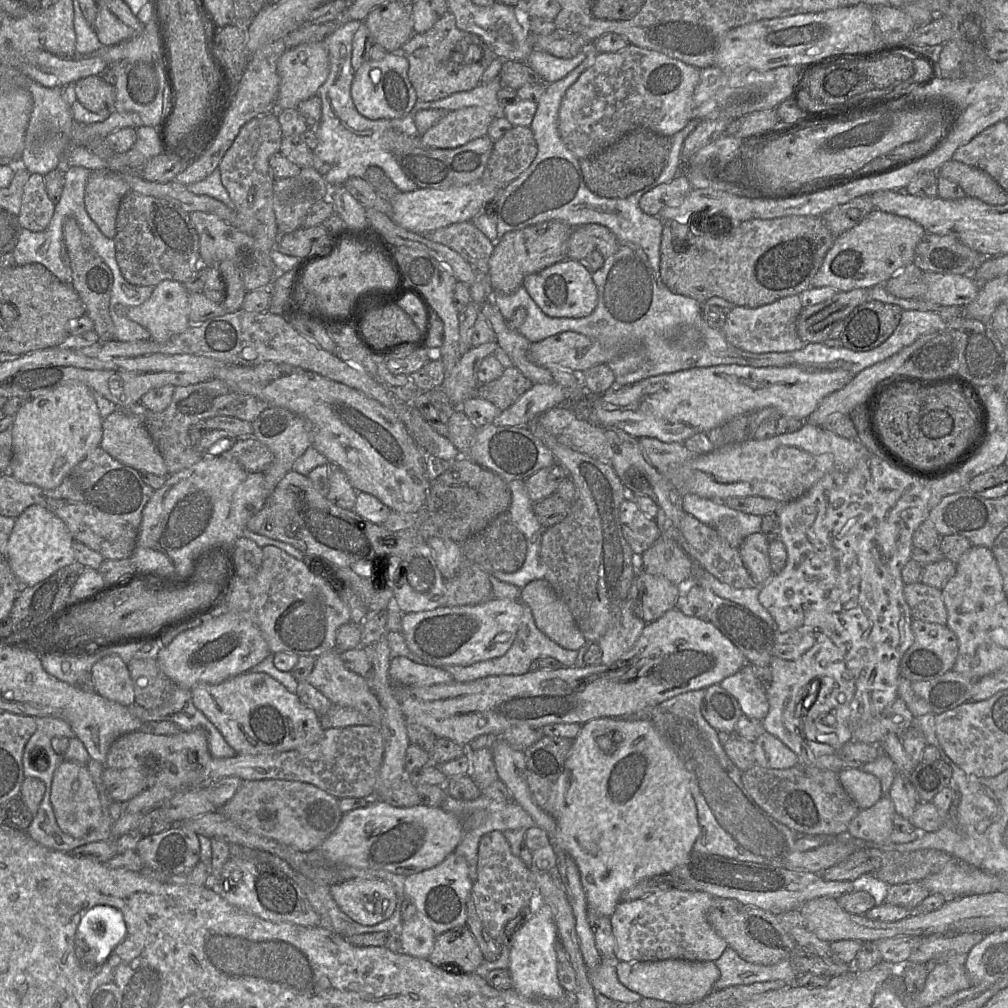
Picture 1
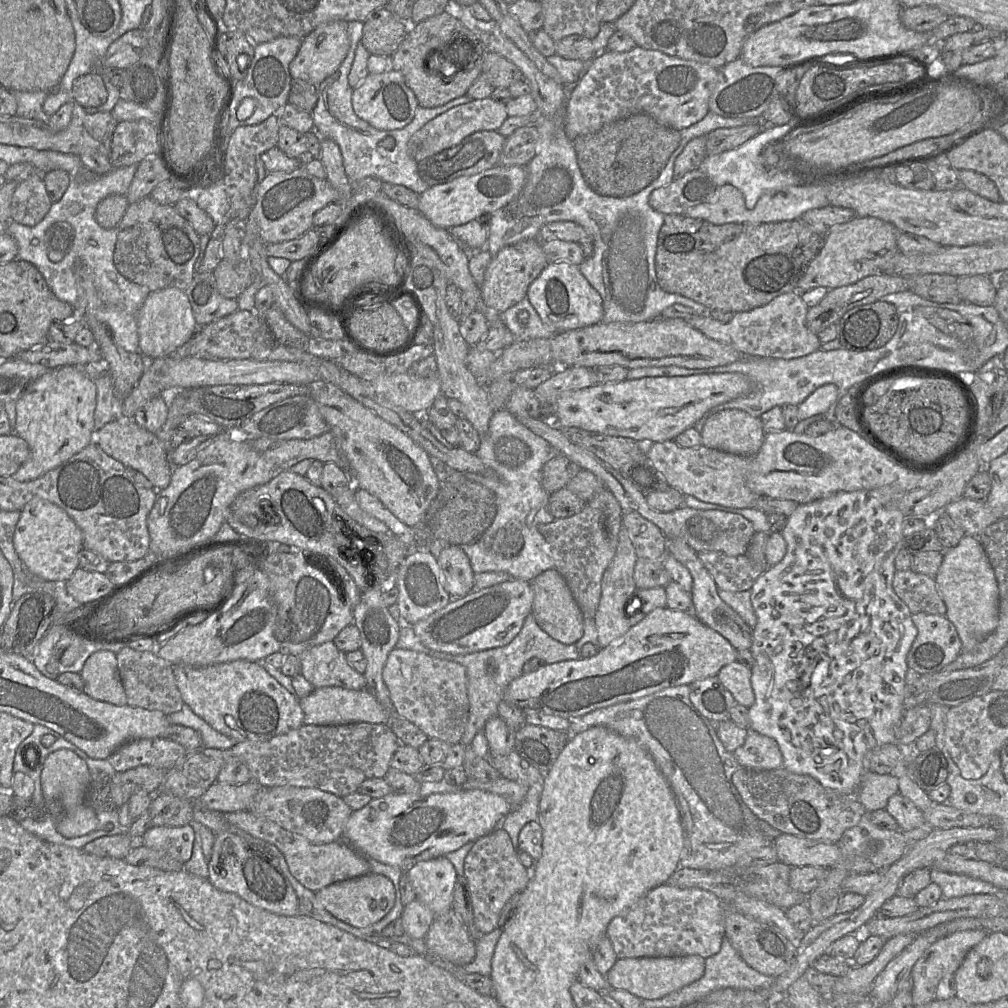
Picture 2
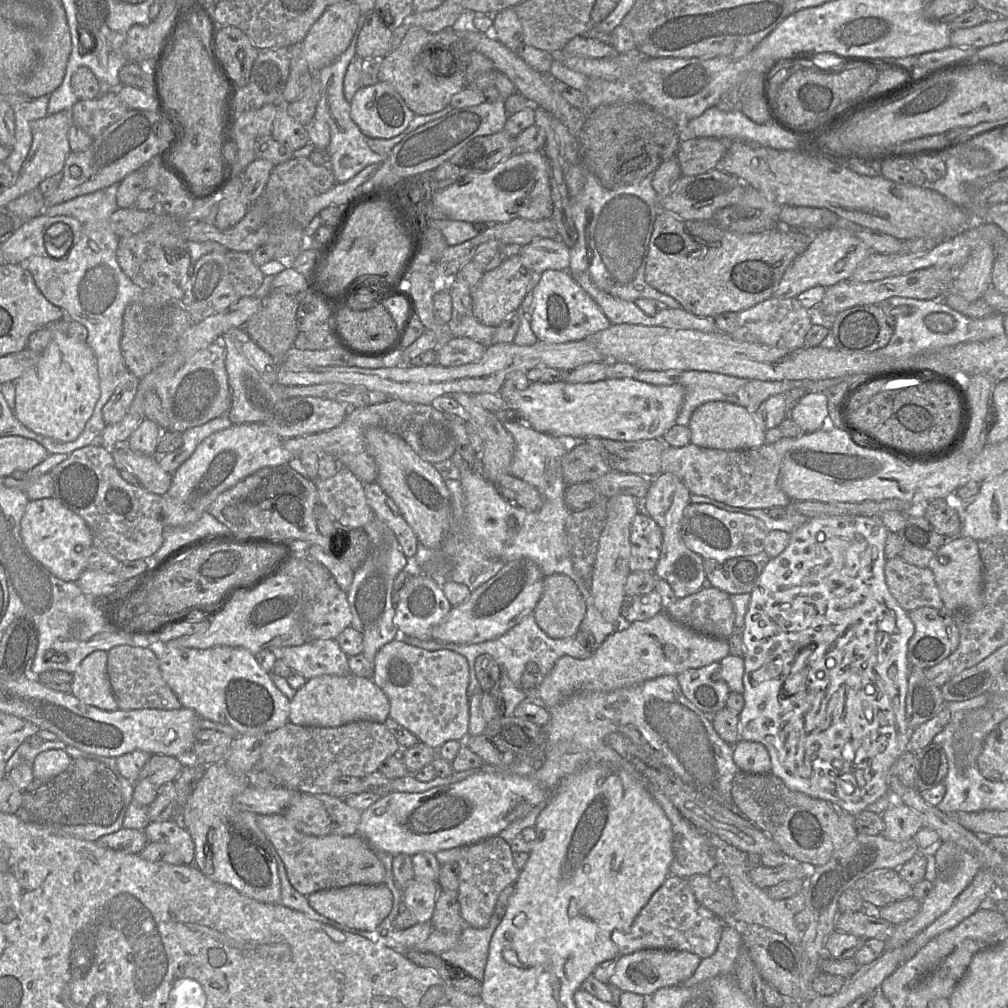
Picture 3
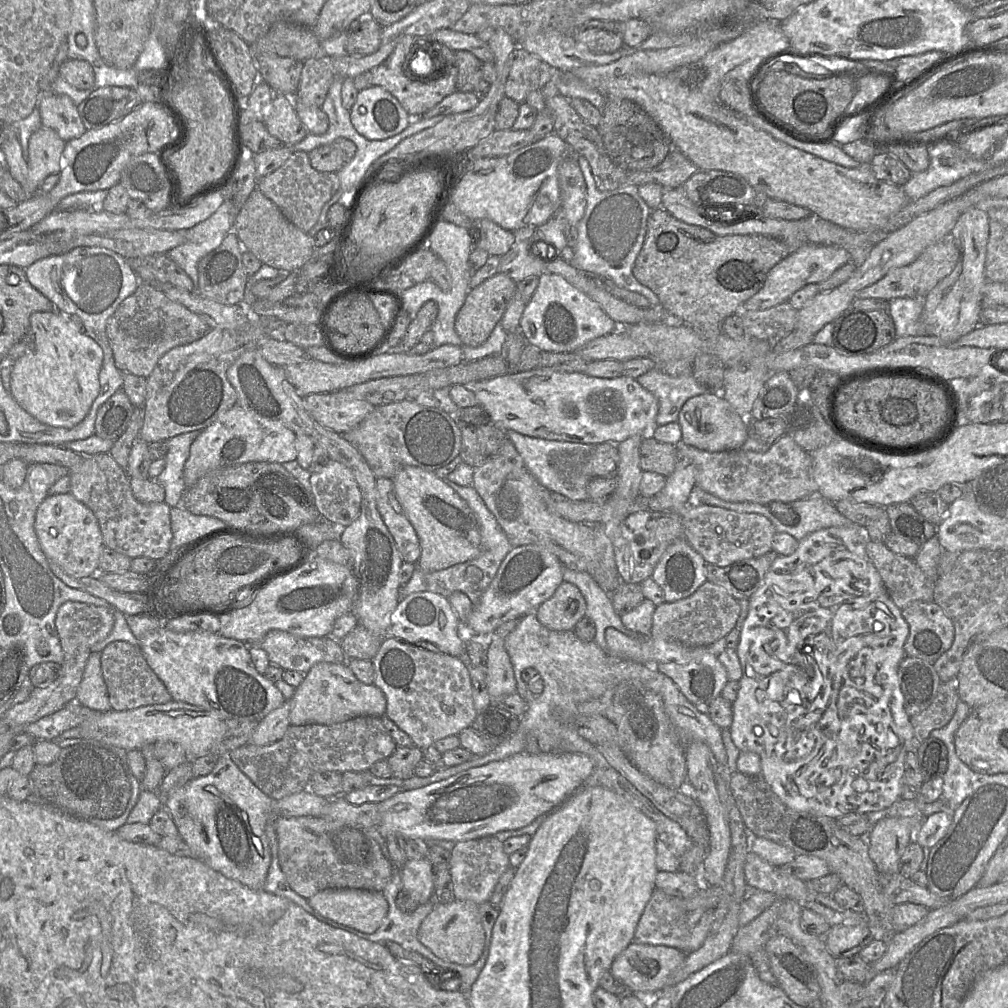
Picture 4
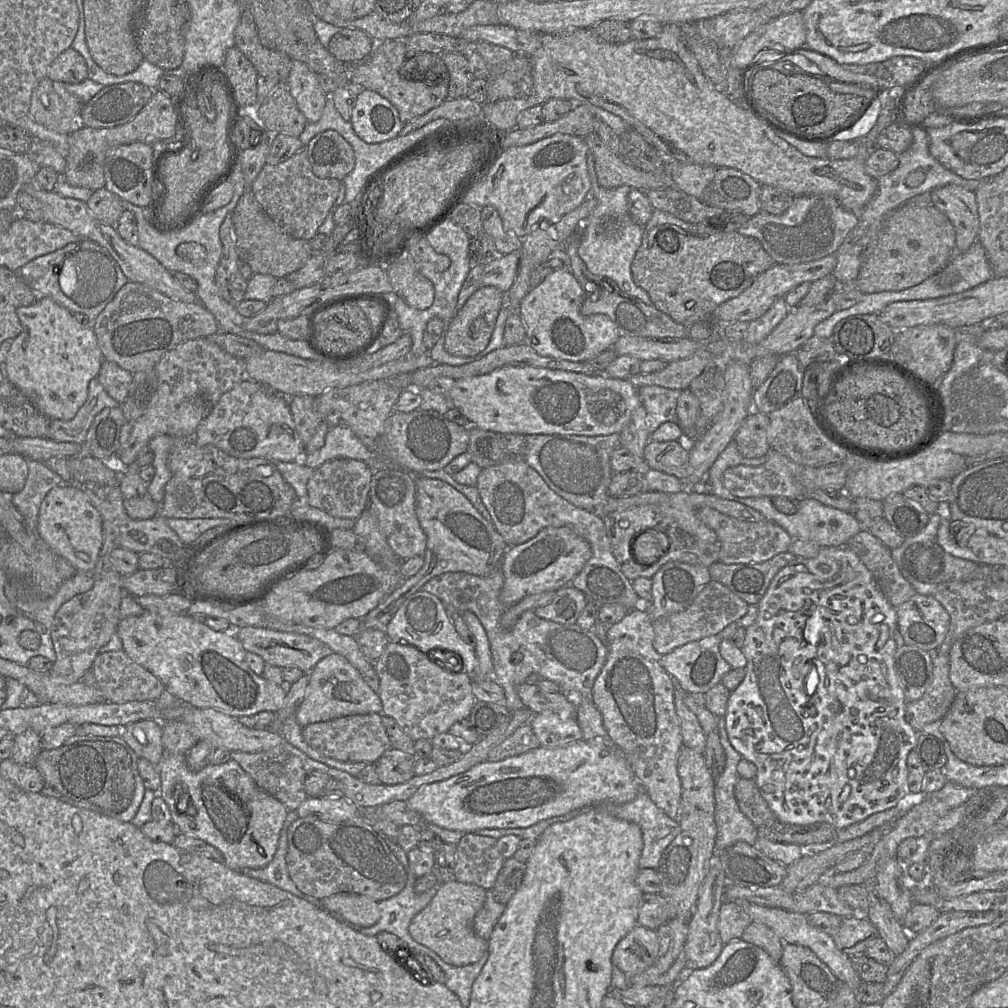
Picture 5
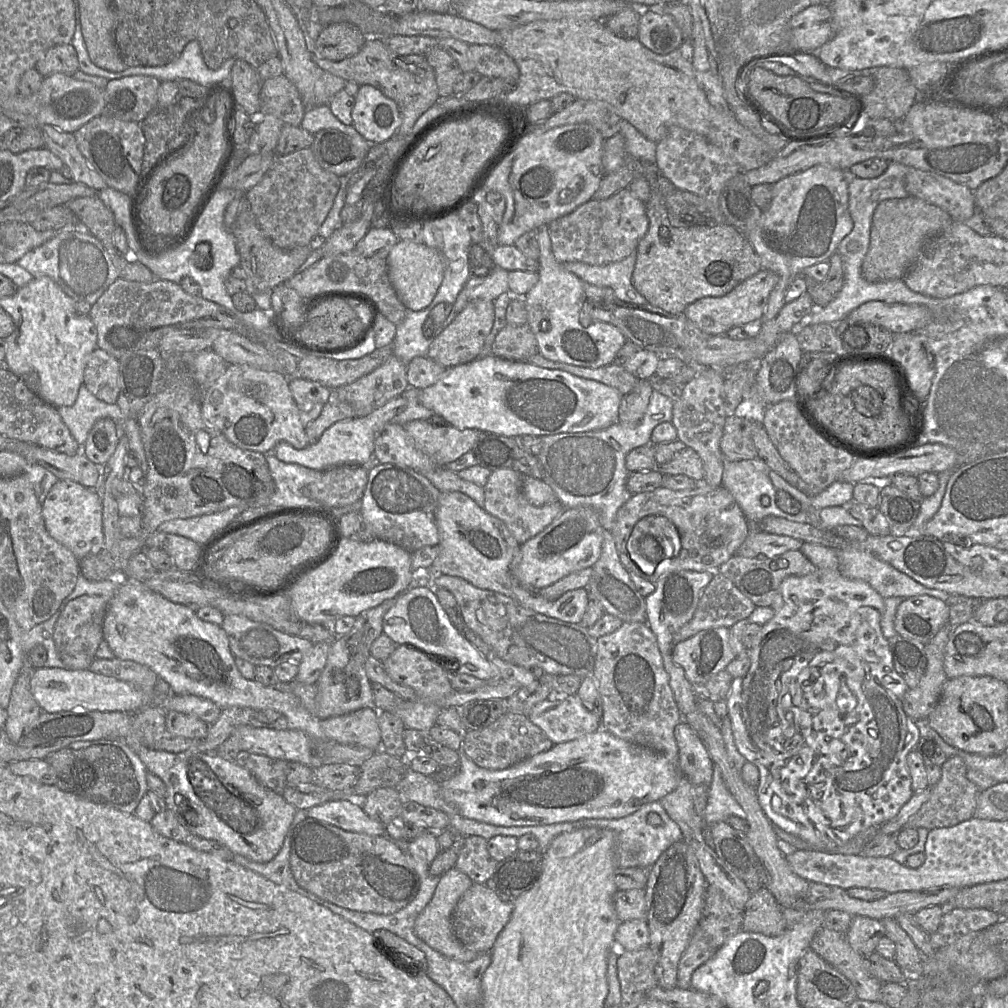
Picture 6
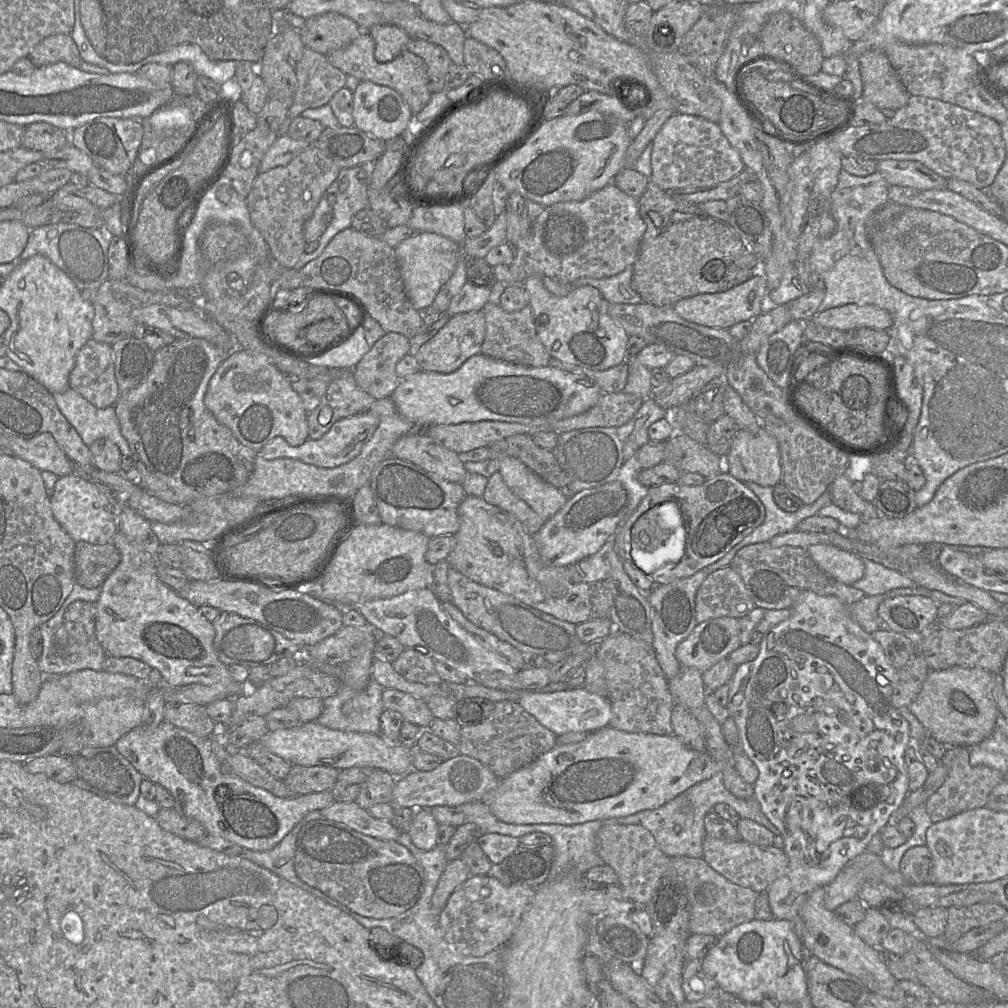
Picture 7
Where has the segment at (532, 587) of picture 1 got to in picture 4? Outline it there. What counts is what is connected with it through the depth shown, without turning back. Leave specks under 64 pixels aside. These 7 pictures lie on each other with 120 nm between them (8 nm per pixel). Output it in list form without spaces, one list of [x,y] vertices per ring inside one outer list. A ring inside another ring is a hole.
[[[563,581],[553,595],[541,603],[535,611],[538,621],[554,631],[569,631],[585,616],[586,602],[580,590]]]

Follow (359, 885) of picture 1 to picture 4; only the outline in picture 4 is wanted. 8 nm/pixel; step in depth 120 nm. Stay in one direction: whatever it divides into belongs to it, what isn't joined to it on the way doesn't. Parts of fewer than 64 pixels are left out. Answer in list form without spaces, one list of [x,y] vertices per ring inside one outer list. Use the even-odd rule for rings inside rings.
[[[324,889],[310,897],[308,904],[321,916],[364,933],[375,932],[388,911],[387,900],[381,891],[364,889]]]

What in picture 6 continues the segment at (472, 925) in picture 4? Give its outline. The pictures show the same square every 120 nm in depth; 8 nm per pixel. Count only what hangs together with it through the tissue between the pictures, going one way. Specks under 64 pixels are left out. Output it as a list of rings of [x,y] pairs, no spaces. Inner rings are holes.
[[[453,867],[440,878],[434,895],[414,923],[415,934],[430,947],[440,952],[449,959],[457,961],[472,961],[479,954],[466,948],[455,936],[452,929],[452,914],[462,897],[474,882],[462,871]]]

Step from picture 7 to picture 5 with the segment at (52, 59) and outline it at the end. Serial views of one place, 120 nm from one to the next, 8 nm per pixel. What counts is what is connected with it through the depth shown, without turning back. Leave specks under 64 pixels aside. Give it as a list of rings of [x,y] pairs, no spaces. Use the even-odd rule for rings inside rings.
[[[70,47],[51,63],[46,77],[51,81],[78,84],[88,79],[88,69],[81,54]]]

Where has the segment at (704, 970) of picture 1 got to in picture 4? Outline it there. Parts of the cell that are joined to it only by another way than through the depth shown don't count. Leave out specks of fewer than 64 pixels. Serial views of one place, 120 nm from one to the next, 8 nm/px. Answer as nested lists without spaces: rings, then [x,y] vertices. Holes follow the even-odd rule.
[[[632,942],[615,958],[610,967],[610,971],[615,979],[626,986],[628,993],[652,996],[665,989],[667,986],[667,979],[683,963],[685,958],[686,953],[674,947]]]

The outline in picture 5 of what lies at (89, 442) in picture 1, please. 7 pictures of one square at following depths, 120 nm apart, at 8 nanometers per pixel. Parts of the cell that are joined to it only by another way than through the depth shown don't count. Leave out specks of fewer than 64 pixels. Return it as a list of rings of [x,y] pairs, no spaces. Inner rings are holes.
[[[39,297],[30,306],[17,309],[22,332],[13,339],[6,358],[7,379],[51,420],[71,420],[88,397],[90,381],[97,377],[103,354],[93,328],[80,325],[73,314],[49,297]]]

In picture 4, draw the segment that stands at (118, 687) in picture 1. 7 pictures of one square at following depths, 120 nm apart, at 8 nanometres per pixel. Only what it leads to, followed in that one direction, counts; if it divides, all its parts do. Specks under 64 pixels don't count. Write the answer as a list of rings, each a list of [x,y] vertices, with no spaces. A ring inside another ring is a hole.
[[[91,652],[77,690],[76,701],[95,711],[112,710],[101,670],[101,652]]]

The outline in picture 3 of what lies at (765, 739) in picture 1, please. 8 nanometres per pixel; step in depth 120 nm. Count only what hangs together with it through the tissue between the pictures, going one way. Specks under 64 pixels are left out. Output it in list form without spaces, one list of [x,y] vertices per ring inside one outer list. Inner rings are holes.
[[[739,741],[734,746],[733,759],[741,771],[758,774],[771,772],[770,754],[759,742]]]

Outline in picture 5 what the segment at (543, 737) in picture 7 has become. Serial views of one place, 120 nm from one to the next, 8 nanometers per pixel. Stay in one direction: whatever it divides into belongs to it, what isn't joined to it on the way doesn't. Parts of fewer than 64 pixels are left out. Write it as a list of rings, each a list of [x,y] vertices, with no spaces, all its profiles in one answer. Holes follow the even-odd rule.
[[[530,724],[517,728],[502,743],[492,748],[486,761],[496,762],[509,757],[518,756],[540,747],[540,742]]]

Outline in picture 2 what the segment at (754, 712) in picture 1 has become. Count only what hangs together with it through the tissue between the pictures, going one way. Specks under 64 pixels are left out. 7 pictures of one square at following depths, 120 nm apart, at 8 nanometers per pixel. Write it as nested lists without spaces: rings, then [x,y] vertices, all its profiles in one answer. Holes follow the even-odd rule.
[[[735,661],[721,668],[717,676],[738,704],[747,708],[754,704],[755,694],[751,685],[751,669]]]

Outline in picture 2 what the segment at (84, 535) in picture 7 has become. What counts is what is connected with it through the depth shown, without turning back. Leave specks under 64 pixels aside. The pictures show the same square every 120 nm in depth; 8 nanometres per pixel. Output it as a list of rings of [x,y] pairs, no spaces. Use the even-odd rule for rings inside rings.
[[[32,499],[23,507],[13,537],[18,556],[33,574],[48,581],[65,582],[79,568],[83,540],[81,529],[67,512],[44,499]]]

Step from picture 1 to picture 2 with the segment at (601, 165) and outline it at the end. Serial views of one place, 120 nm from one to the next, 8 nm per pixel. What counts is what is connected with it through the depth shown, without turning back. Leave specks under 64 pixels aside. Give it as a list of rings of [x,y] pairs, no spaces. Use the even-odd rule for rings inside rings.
[[[638,113],[605,124],[600,130],[576,137],[573,146],[583,178],[597,194],[628,197],[655,180],[671,154],[678,148],[681,135],[648,114]]]

